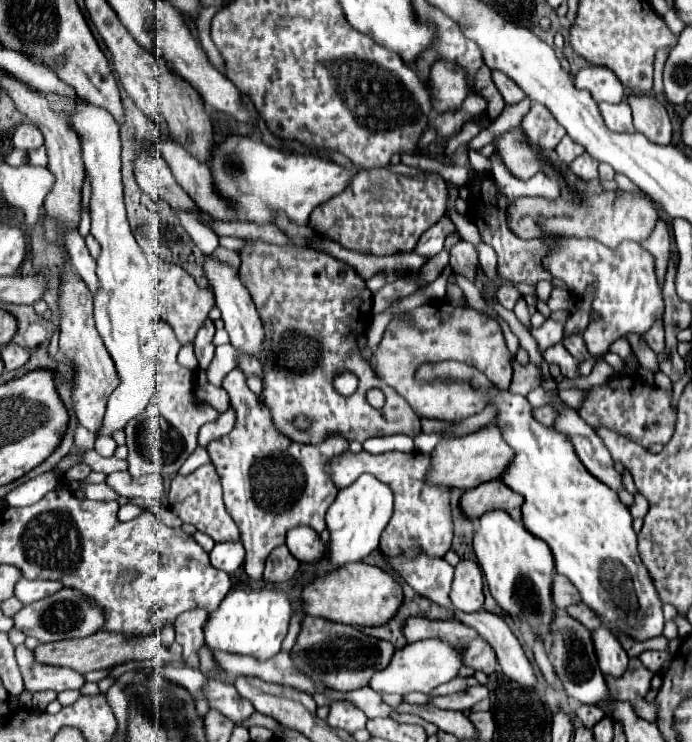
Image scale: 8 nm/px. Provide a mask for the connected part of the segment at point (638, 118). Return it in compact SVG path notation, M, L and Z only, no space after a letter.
M628 96L628 104L632 108L636 132L644 134L654 144L670 144L672 124L664 104L654 96Z

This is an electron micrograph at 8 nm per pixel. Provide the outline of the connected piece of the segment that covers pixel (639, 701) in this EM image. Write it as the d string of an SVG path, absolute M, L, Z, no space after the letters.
M630 658L630 666L628 666L626 674L620 678L608 676L606 682L610 684L610 692L614 692L614 696L618 696L618 700L630 700L634 704L634 708L638 708L638 716L644 716L644 720L654 722L656 720L654 702L644 700L644 694L650 690L652 676L654 674L650 670L646 670L638 658Z

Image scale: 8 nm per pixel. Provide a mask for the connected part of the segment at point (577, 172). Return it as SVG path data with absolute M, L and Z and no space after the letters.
M584 152L582 156L578 156L572 164L570 164L570 172L574 176L578 176L580 180L588 182L592 178L598 178L598 160L592 160L588 152Z

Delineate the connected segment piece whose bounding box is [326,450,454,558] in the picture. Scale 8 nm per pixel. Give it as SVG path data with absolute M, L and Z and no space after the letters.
M350 450L334 456L326 464L326 472L338 490L350 486L362 474L372 474L380 482L388 484L394 494L394 516L386 530L382 532L380 552L386 556L406 556L412 558L418 552L428 554L432 558L442 558L450 546L454 536L452 526L452 508L450 508L450 488L432 484L428 480L428 472L432 468L432 460L428 454L420 452L384 452L384 454L368 454L366 450L352 454Z

